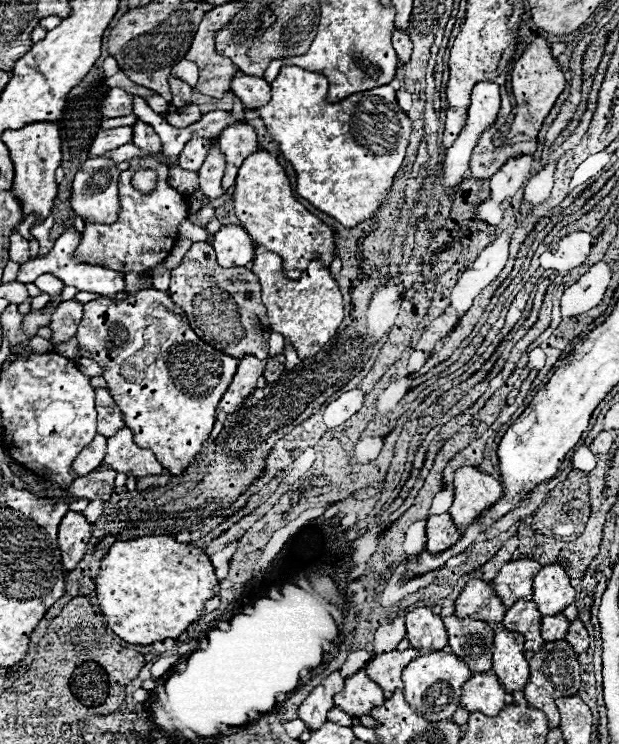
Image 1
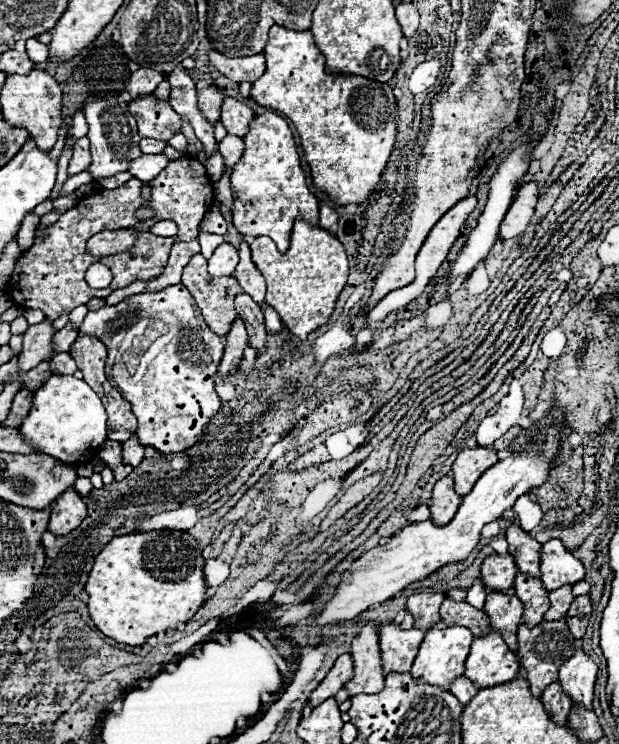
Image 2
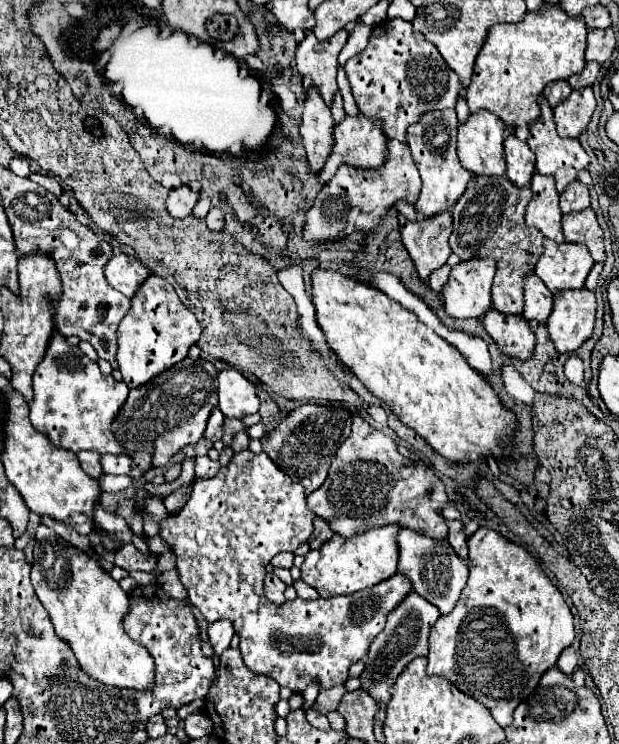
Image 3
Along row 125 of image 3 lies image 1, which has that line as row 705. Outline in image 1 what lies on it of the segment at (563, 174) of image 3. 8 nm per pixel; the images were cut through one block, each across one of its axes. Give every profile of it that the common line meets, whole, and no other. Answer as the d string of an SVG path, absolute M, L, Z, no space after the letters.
M552 640L552 642L544 642L544 646L538 652L526 650L524 656L530 662L530 678L522 692L528 700L528 704L532 704L534 708L538 708L546 714L548 726L556 728L560 724L560 716L558 716L558 708L556 708L554 700L562 698L562 696L574 696L574 694L578 694L578 688L580 688L578 654L574 654L572 646L566 640Z

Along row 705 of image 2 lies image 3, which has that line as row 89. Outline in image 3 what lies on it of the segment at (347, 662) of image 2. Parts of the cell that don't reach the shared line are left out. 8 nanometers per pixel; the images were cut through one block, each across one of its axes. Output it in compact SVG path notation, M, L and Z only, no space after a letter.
M310 88L306 94L304 116L300 124L300 136L304 140L306 156L312 170L322 170L334 148L334 118L328 104L318 96L318 88Z

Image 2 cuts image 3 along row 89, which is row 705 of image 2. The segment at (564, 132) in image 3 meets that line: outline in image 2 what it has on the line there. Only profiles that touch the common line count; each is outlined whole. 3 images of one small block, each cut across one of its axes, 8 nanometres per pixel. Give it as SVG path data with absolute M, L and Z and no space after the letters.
M574 648L574 654L564 660L560 666L560 682L564 692L572 698L572 702L592 708L592 698L594 698L594 682L596 682L598 666L594 660L584 654L582 648Z

